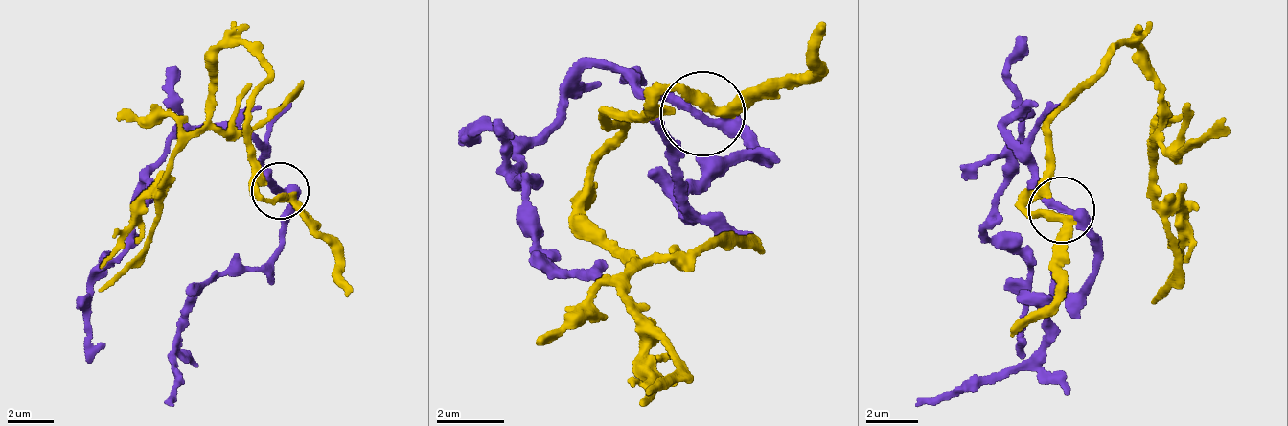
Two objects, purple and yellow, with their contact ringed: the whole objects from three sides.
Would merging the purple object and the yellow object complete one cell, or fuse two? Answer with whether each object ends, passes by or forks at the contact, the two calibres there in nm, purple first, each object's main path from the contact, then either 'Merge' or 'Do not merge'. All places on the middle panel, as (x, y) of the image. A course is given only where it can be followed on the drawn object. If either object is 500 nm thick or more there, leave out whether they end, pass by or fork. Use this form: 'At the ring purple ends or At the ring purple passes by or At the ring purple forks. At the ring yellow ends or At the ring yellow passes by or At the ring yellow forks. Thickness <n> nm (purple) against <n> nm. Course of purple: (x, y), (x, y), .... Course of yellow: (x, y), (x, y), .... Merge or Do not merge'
At the ring purple passes by. At the ring yellow passes by. Thickness 280 nm (purple) against 320 nm. Course of purple: (703, 110), (590, 70), (543, 131), (526, 143), (523, 200), (538, 265), (602, 277). Course of yellow: (708, 112), (604, 106), (586, 196), (680, 361), (650, 395). Merge

